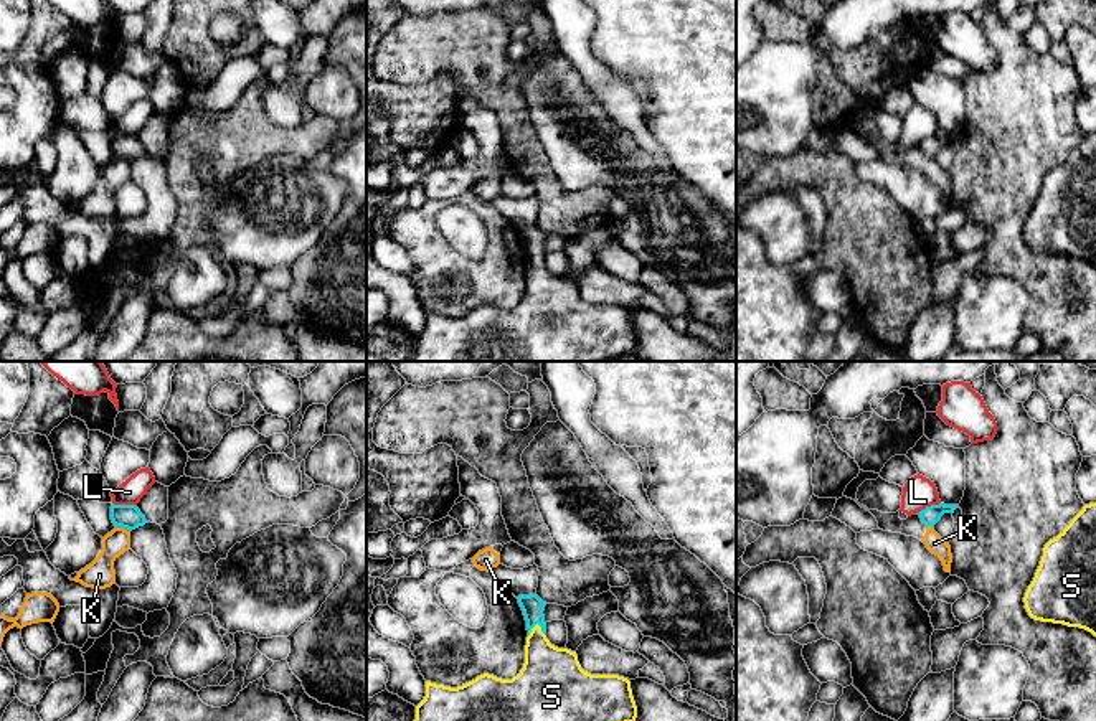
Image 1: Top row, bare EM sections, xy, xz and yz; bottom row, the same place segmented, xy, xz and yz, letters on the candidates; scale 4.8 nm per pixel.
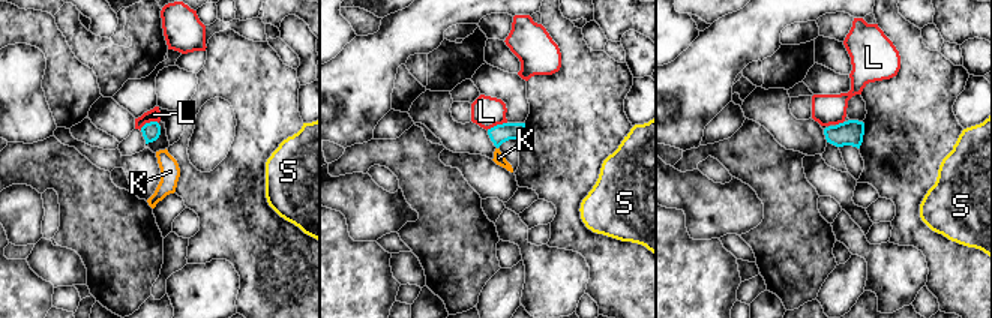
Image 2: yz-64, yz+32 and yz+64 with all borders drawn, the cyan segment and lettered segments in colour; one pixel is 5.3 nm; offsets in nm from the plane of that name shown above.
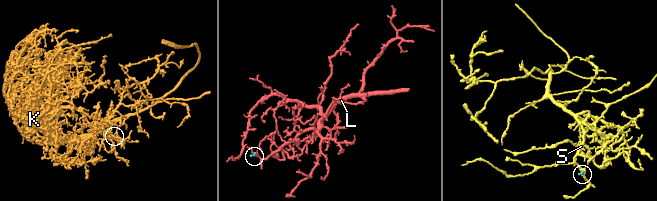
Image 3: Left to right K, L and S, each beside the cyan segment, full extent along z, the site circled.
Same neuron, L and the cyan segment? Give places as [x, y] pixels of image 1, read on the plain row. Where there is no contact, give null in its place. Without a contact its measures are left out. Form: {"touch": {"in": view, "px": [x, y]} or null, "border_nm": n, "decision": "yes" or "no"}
{"touch": {"in": "xy", "px": [124, 136]}, "border_nm": 110, "decision": "no"}

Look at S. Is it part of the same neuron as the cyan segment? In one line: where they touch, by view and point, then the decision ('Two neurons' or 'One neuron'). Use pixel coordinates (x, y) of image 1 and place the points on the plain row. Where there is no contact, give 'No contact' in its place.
Touches cyan at xz (532, 258). One neuron

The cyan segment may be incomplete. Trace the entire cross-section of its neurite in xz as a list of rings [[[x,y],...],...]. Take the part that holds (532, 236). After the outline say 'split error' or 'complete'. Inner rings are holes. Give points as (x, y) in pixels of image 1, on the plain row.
[[[536,224],[517,229],[528,261],[520,304],[512,310],[484,304],[457,318],[426,312],[426,327],[416,337],[414,361],[611,361],[634,353],[637,337],[631,312],[619,305],[584,302],[576,282],[558,279],[546,269],[546,233]]] | split error

